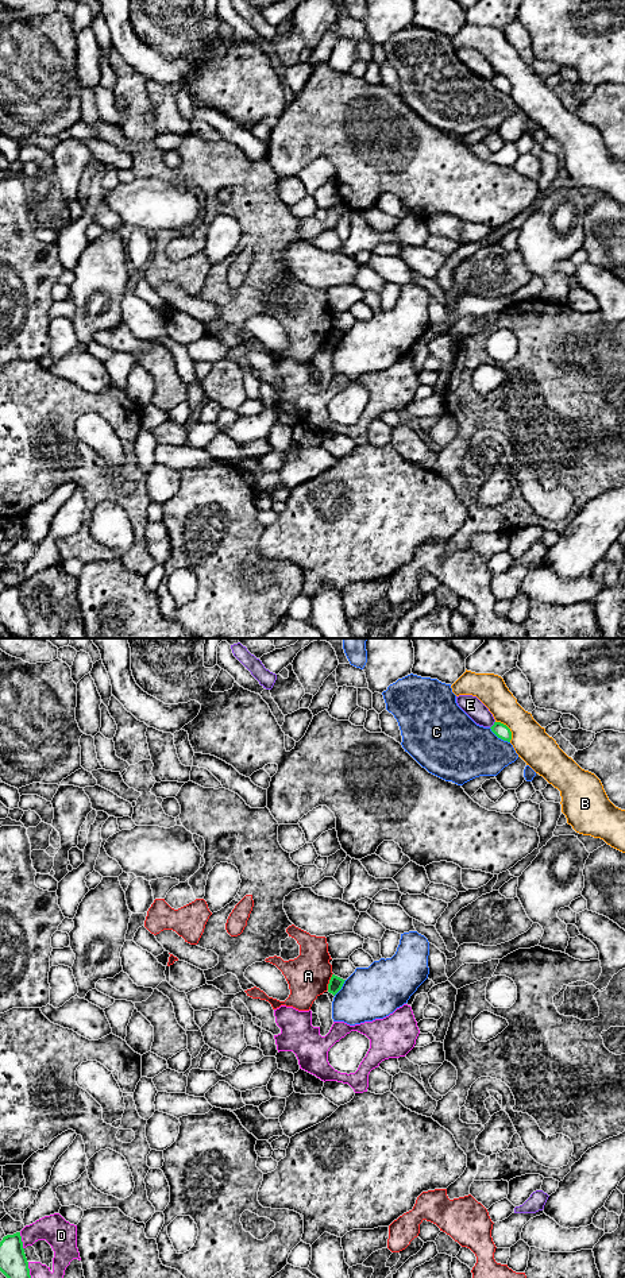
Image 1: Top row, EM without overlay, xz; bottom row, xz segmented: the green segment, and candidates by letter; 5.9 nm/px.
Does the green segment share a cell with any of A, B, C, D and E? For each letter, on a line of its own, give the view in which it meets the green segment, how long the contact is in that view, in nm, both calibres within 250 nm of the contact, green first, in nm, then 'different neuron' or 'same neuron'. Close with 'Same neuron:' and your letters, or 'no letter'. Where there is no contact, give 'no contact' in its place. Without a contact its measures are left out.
A: xz | 110 nm | 80/260 nm | different neuron
B: xz | 160 nm | 90/220 nm | different neuron
C: xz | 160 nm | 90/360 nm | different neuron
D: xz | 110 nm | 160/180 nm | different neuron
E: xz | 50 nm | 90/110 nm | different neuron
Same neuron: no letter

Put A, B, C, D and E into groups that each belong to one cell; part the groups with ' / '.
A / B / C / D / E

